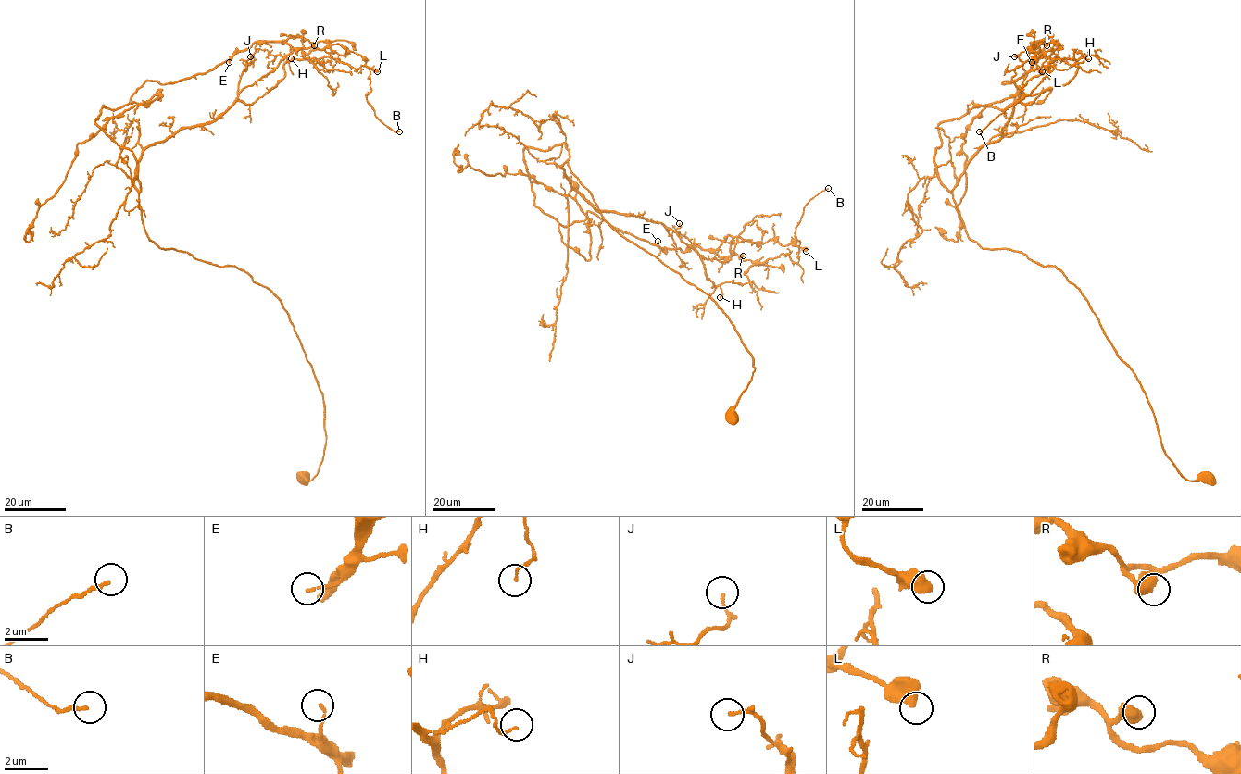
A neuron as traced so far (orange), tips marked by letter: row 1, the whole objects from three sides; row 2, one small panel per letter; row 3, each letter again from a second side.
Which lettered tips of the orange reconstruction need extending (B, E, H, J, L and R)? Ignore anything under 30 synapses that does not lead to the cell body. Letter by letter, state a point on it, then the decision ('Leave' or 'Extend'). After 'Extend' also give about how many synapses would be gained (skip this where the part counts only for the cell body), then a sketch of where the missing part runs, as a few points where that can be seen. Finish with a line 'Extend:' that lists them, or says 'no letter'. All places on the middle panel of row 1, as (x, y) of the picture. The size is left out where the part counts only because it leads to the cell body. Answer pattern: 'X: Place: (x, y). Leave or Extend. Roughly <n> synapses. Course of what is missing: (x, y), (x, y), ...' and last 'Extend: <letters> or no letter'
B: Place: (828, 188). Leave
E: Place: (658, 241). Leave
H: Place: (720, 297). Leave
J: Place: (679, 223). Leave
L: Place: (806, 251). Leave
R: Place: (743, 255). Leave
Extend: no letter

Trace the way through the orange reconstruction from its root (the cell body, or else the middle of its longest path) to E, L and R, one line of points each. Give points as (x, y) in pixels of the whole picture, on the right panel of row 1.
E: (1207, 479), (1167, 455), (1081, 292), (972, 241), (939, 178), (938, 125), (1009, 106), (1002, 83), (1032, 62)
L: (1207, 479), (1167, 455), (1081, 292), (972, 241), (939, 178), (938, 125), (1009, 106), (1037, 42), (1042, 71)
R: (1207, 479), (1167, 455), (1081, 292), (972, 241), (939, 178), (938, 125), (1009, 106), (1002, 83), (1046, 45)

